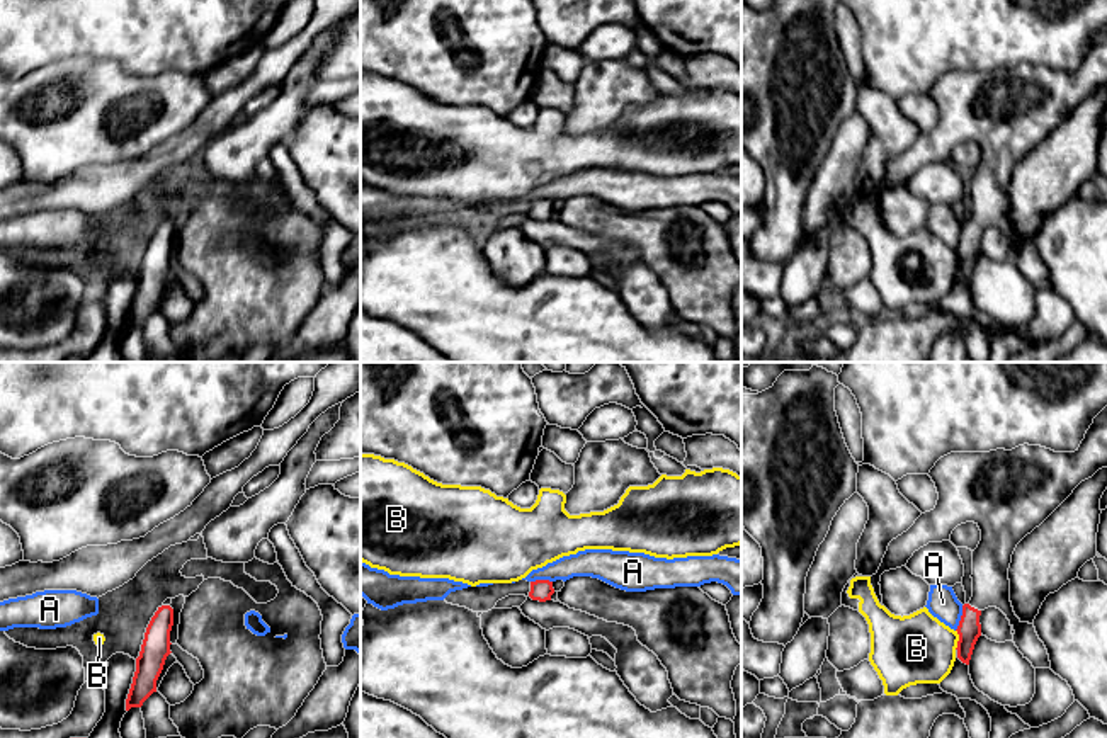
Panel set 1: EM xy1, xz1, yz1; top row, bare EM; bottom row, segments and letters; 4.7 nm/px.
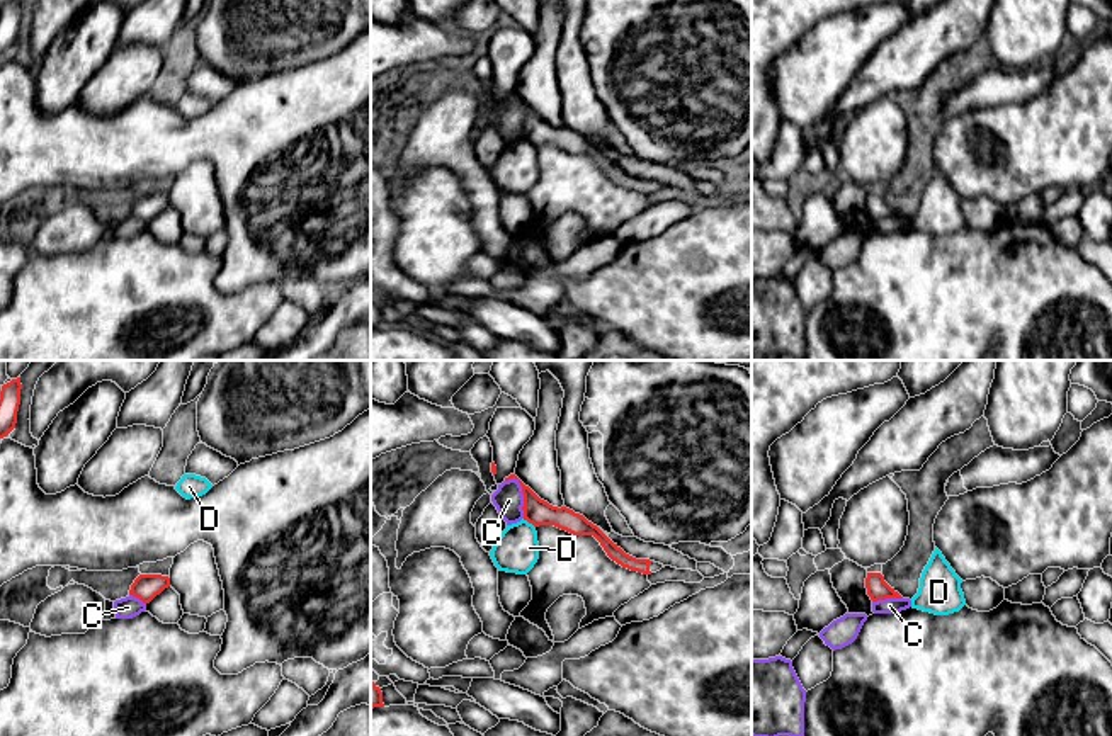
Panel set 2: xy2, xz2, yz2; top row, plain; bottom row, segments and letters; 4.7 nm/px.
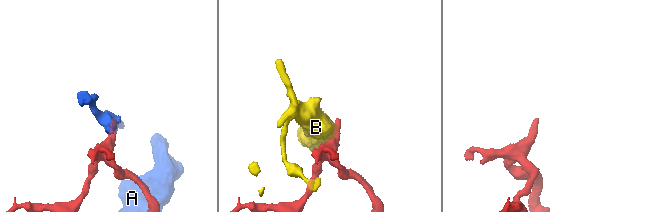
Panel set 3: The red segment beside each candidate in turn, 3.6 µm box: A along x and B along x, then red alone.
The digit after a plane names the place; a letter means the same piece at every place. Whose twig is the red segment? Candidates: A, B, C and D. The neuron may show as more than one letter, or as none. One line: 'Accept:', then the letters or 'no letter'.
Accept: no letter

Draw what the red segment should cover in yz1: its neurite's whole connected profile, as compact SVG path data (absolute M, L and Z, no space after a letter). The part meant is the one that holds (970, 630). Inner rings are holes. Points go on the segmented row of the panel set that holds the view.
M1107 406L1093 418L1075 452L1054 452L1041 446L1019 446L1012 451L951 452L940 457L928 476L935 483L939 500L934 510L922 514L915 524L893 539L876 575L871 576L874 593L883 605L881 575L906 566L915 551L928 542L949 541L952 531L974 522L981 541L973 551L973 597L962 605L957 626L957 658L969 665L974 644L981 636L979 616L988 607L1000 609L1013 627L1013 643L1034 668L1051 668L1049 655L1034 624L1022 622L1010 602L1008 568L1017 544L1039 527L1085 480L1107 468Z

